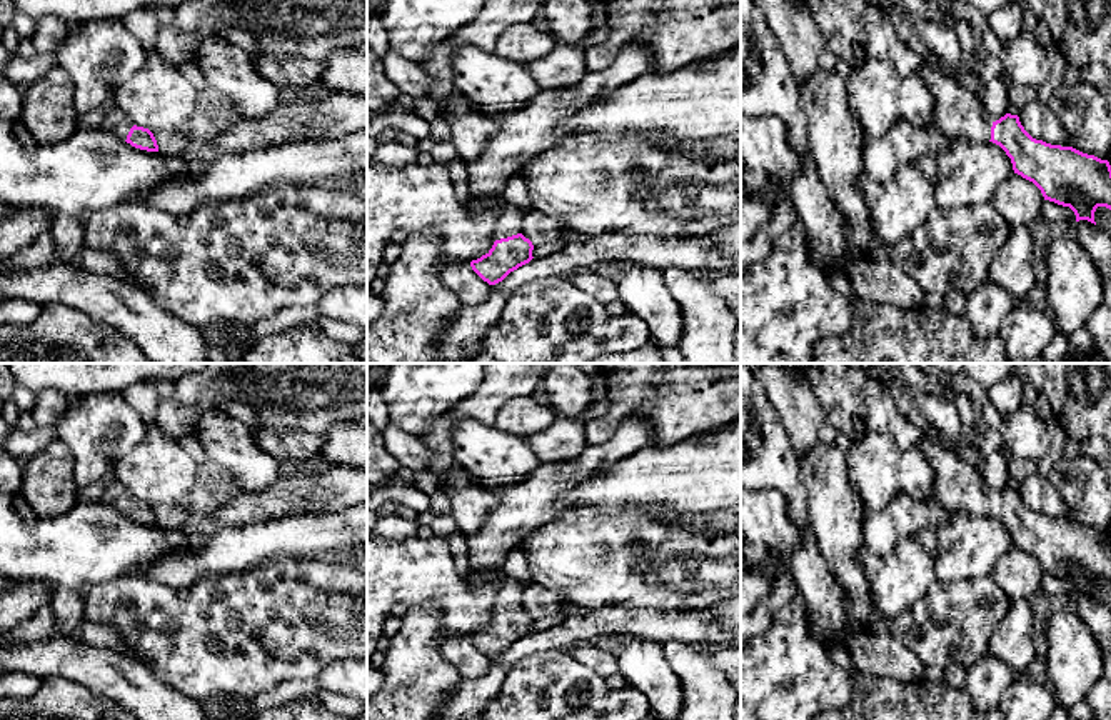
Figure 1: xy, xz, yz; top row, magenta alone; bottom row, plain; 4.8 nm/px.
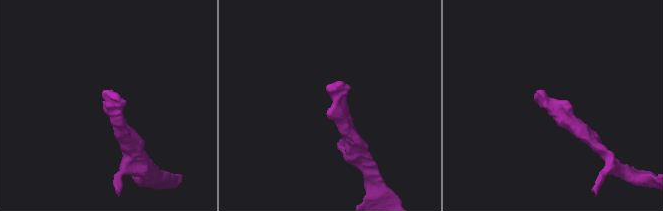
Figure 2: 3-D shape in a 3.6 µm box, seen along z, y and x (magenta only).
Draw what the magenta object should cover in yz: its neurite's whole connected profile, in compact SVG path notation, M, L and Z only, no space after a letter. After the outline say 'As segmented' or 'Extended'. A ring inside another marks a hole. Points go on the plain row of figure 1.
M926 437L917 445L934 470L934 497L949 513L966 512L969 515L993 515L1011 532L1014 547L1033 555L1044 573L1069 580L1076 595L1088 593L1096 598L1098 580L1111 583L1111 538L1094 528L1083 527L1073 520L1051 518L1033 512L1019 495L1018 488L1006 487L991 495L978 468L958 457L944 443Z. Extended

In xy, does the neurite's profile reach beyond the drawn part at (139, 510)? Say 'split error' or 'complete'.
split error

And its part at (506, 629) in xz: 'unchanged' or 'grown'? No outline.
grown

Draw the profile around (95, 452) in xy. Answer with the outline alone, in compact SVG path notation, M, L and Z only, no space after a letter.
M97 392L68 408L57 432L75 455L73 480L83 495L142 442L147 423L120 392Z

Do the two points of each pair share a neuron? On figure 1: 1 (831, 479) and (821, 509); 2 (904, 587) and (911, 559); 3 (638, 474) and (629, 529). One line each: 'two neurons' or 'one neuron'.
1: one neuron
2: one neuron
3: two neurons

